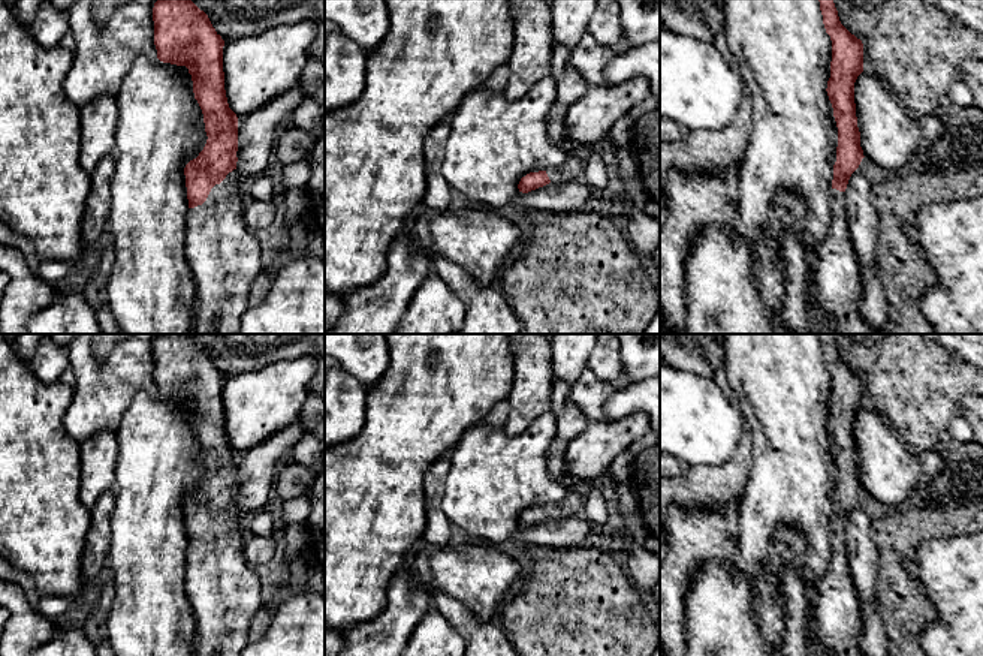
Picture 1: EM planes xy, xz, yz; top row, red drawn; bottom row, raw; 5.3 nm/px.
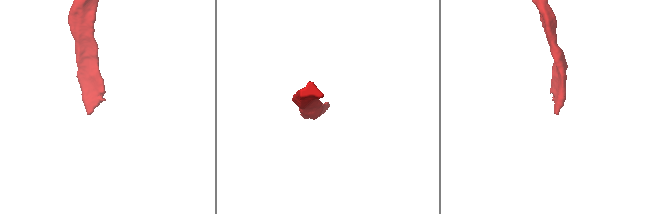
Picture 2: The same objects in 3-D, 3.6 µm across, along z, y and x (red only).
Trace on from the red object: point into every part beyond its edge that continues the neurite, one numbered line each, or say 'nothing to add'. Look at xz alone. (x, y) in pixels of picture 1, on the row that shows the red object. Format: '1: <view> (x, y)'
1: xz (573, 166)

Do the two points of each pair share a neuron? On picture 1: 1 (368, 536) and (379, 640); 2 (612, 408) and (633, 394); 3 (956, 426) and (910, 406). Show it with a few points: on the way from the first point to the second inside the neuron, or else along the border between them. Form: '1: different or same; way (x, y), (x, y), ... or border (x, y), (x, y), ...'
1: different; border (389, 584), (386, 605), (376, 616), (344, 631)
2: same; way (617, 406), (629, 399)
3: different; border (959, 415), (946, 429)

